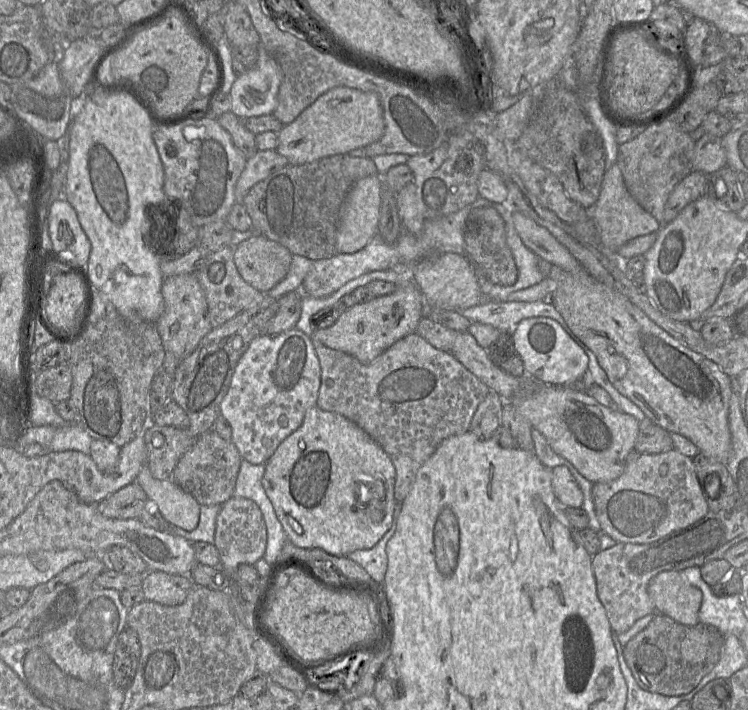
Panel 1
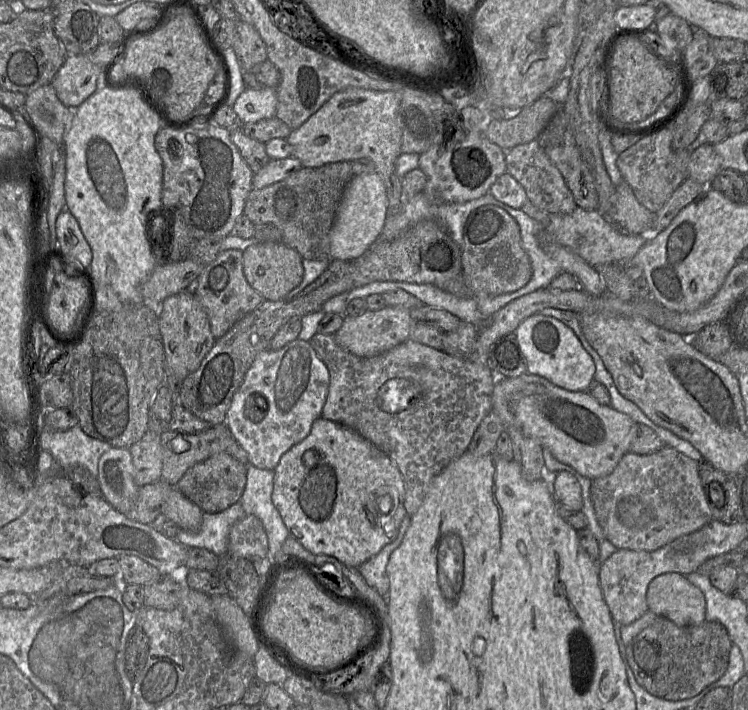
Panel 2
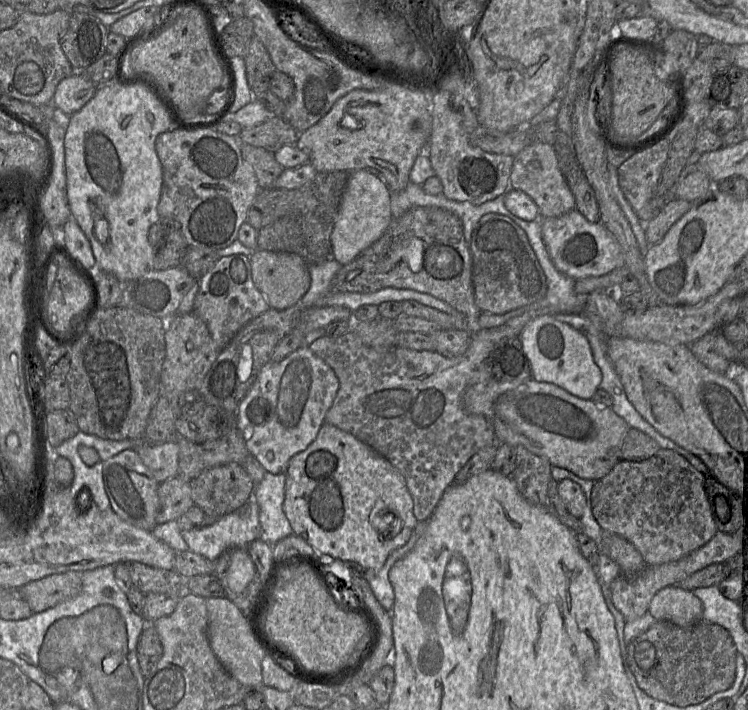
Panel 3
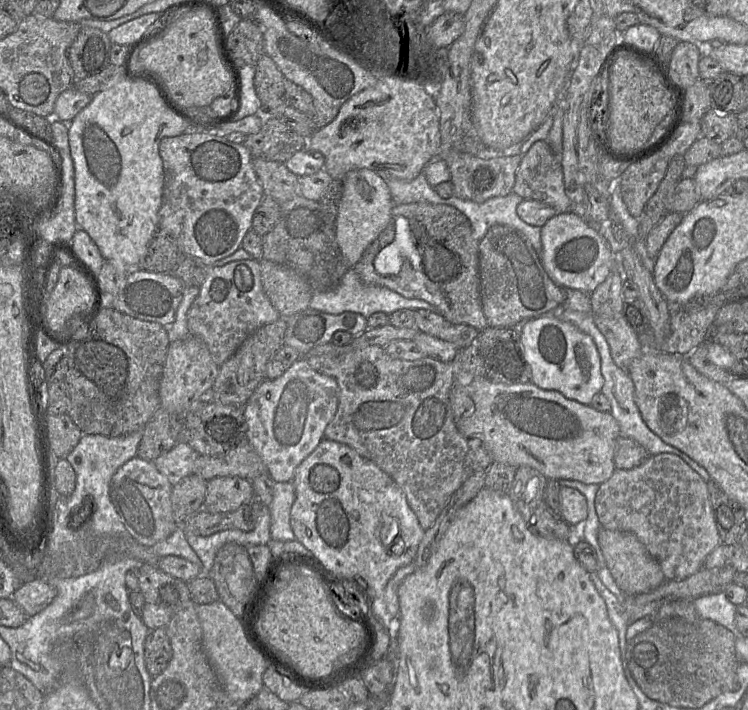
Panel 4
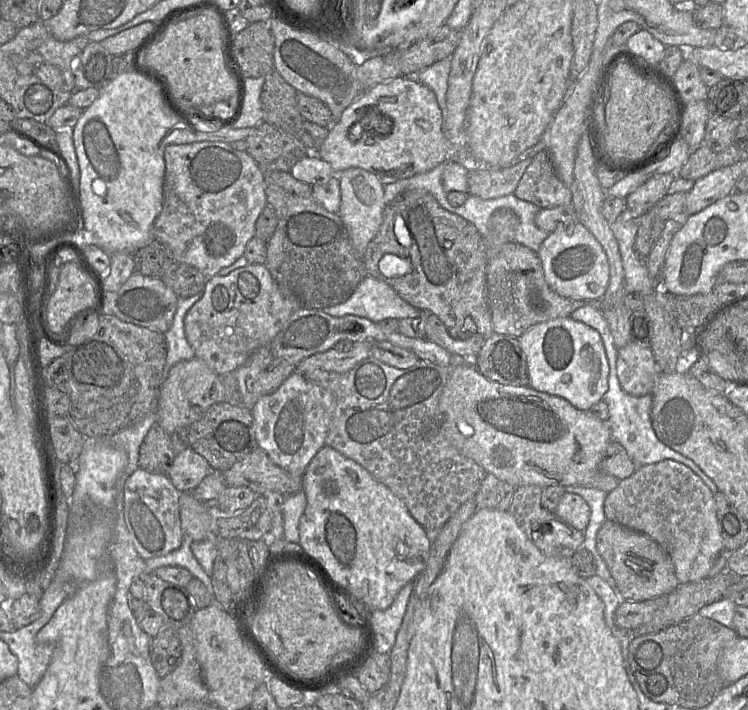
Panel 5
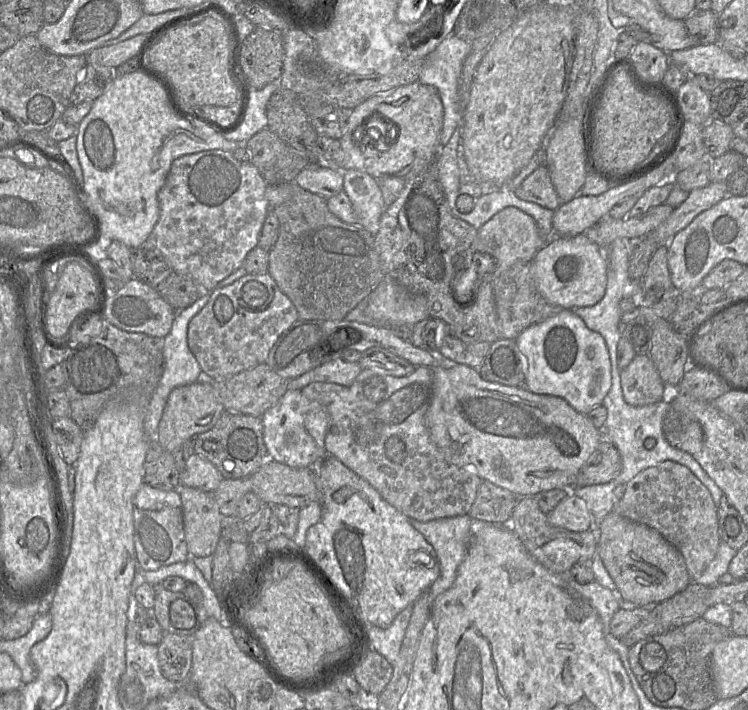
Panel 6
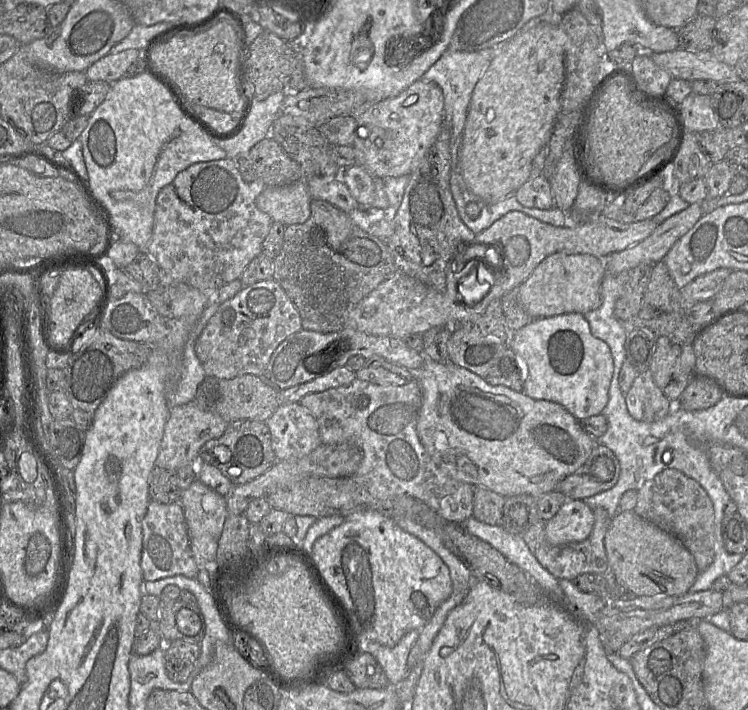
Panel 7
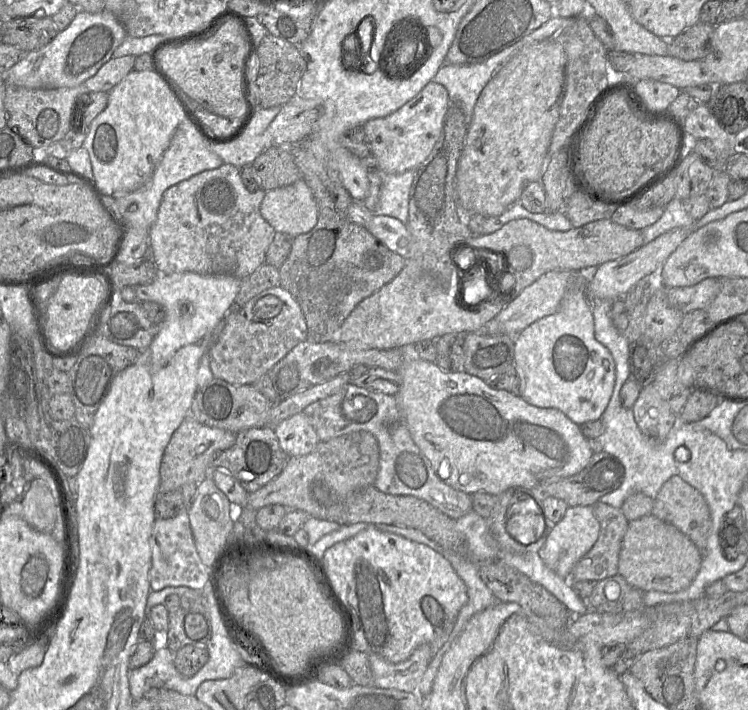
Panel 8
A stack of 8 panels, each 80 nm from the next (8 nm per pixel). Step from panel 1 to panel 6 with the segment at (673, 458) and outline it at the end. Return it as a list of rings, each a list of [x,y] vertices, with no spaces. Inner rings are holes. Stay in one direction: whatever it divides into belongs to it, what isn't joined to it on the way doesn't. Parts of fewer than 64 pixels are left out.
[[[664,461],[638,473],[625,484],[623,497],[612,512],[662,534],[684,557],[691,582],[703,574],[717,554],[721,541],[717,506],[709,490],[681,464]]]

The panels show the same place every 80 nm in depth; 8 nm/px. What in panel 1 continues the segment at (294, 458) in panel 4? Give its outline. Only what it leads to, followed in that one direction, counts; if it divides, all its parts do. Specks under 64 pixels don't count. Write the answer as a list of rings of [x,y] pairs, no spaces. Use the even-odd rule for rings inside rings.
[[[294,328],[285,331],[277,336],[270,336],[268,334],[264,334],[253,339],[248,349],[239,360],[232,377],[230,388],[220,404],[221,414],[225,417],[231,427],[232,442],[236,446],[242,459],[255,465],[265,464],[268,459],[273,455],[277,447],[290,434],[292,434],[302,425],[306,411],[317,405],[320,385],[321,367],[314,347],[312,345],[311,337],[307,336],[305,333],[298,330],[297,328]]]

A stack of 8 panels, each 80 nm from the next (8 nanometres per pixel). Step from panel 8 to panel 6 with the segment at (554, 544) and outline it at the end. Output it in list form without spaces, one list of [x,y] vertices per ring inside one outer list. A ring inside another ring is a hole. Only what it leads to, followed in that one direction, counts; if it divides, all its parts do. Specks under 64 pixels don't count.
[[[573,494],[565,497],[547,516],[551,525],[573,532],[589,530],[592,520],[586,502]]]

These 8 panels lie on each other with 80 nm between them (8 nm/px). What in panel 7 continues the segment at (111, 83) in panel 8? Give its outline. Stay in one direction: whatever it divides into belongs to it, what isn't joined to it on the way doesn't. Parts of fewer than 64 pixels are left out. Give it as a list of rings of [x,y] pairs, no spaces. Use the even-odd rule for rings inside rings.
[[[128,49],[116,54],[109,53],[85,71],[87,81],[114,83],[124,76],[138,56],[139,50],[137,49]]]

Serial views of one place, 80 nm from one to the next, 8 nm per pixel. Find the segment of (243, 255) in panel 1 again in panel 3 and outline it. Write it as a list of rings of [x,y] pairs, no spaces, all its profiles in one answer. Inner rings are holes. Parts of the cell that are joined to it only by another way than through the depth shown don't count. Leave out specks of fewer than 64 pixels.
[[[256,249],[249,261],[253,282],[271,308],[285,310],[296,306],[310,288],[309,264],[297,254]]]

